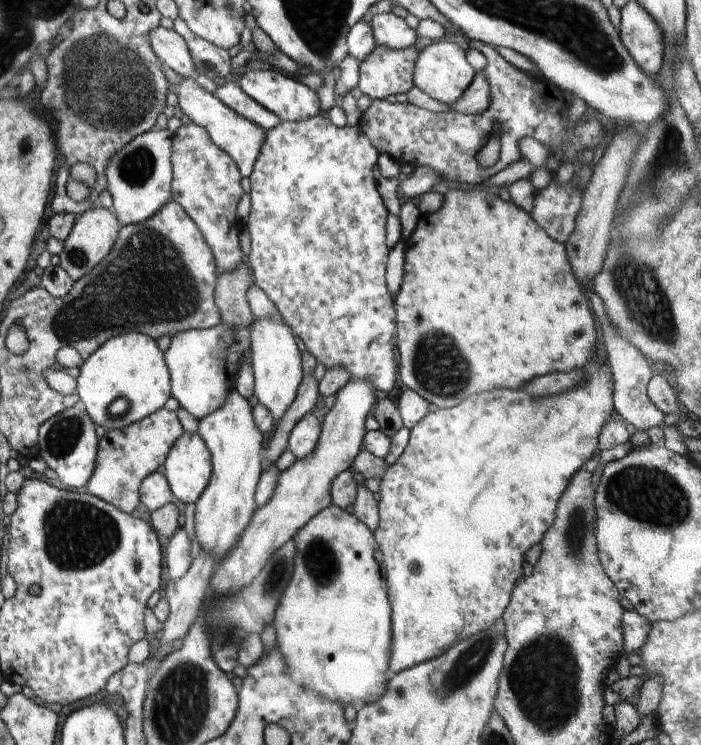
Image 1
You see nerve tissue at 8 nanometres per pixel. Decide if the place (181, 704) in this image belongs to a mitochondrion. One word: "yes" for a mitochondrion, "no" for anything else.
yes

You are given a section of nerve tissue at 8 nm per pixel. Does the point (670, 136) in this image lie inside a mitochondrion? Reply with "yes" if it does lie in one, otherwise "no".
no

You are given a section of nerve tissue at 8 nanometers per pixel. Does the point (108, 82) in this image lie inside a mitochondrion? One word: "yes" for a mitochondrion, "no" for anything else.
yes

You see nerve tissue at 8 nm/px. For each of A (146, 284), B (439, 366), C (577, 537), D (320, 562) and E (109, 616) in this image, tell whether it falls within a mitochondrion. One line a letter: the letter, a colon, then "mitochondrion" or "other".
A: mitochondrion
B: mitochondrion
C: mitochondrion
D: mitochondrion
E: other

